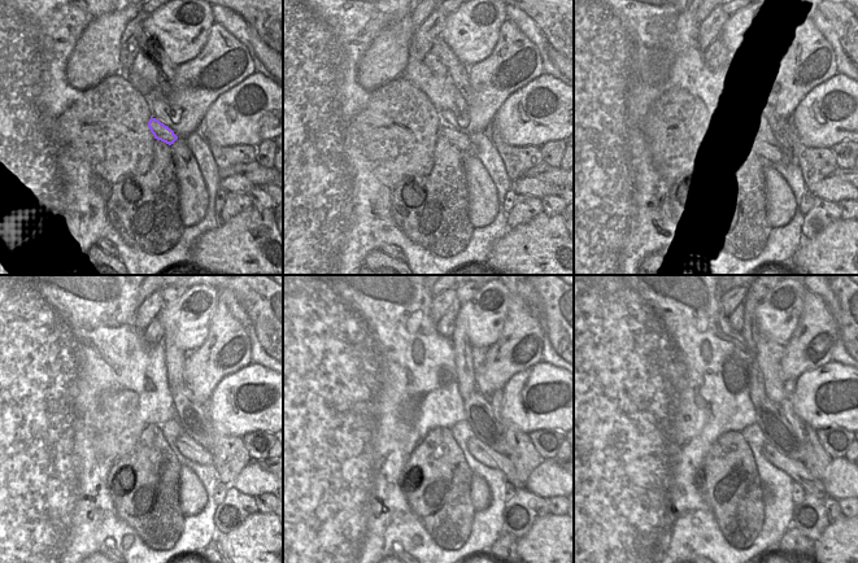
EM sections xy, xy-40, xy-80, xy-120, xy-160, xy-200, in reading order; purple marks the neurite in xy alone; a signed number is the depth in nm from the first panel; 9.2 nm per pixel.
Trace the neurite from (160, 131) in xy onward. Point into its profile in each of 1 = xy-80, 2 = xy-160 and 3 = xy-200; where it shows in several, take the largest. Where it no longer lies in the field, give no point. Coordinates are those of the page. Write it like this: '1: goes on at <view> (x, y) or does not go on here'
1: goes on at xy-80 (769, 155)
2: goes on at xy-160 (486, 455)
3: goes on at xy-200 (798, 472)

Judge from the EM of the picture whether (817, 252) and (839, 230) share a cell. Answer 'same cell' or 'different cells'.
same cell

